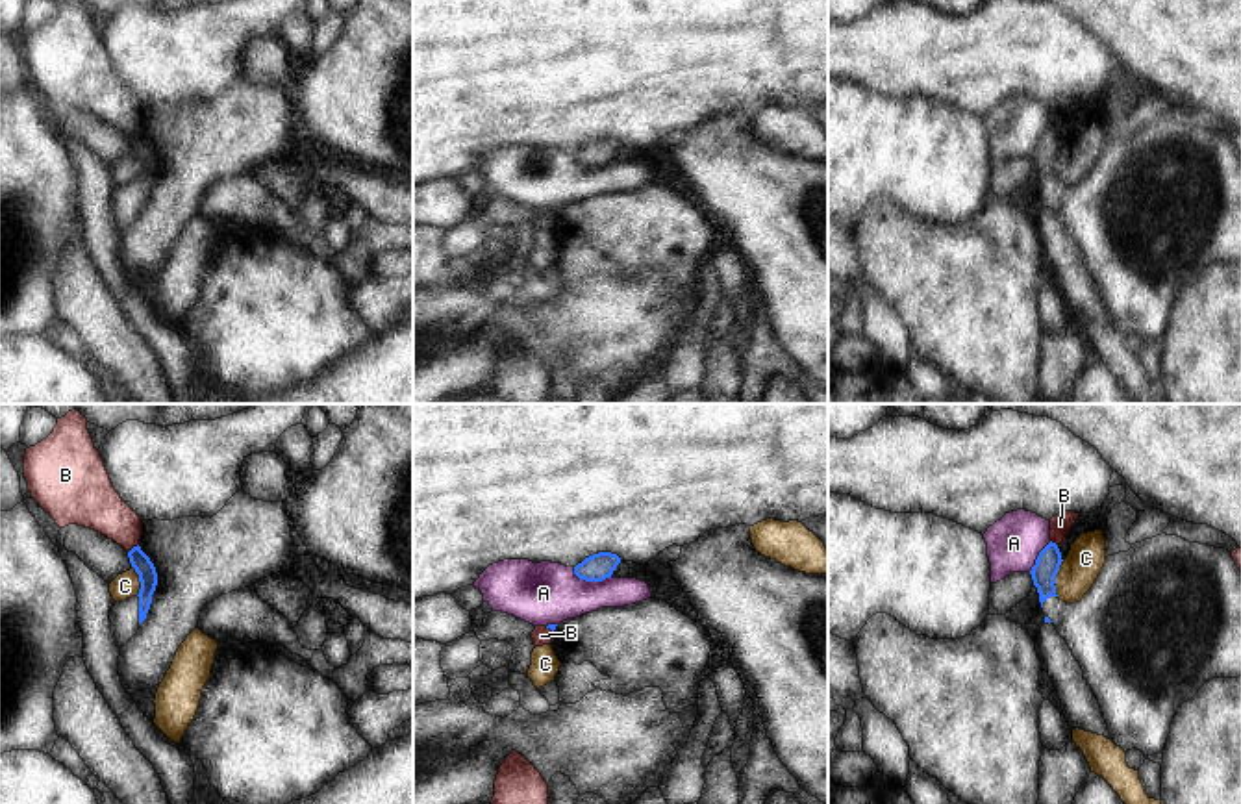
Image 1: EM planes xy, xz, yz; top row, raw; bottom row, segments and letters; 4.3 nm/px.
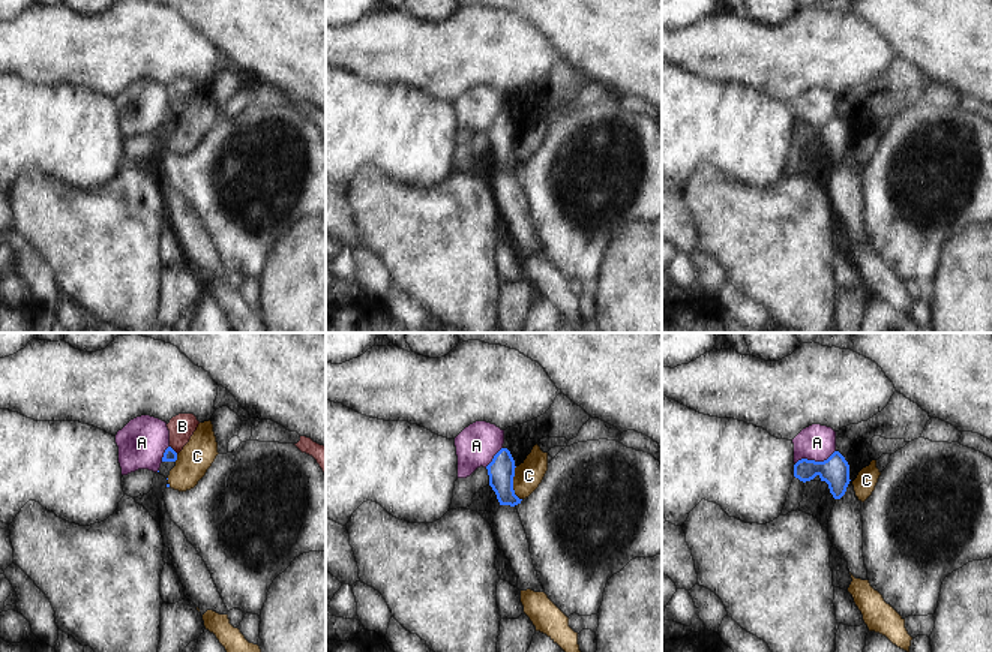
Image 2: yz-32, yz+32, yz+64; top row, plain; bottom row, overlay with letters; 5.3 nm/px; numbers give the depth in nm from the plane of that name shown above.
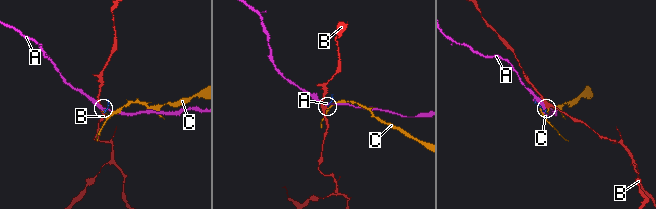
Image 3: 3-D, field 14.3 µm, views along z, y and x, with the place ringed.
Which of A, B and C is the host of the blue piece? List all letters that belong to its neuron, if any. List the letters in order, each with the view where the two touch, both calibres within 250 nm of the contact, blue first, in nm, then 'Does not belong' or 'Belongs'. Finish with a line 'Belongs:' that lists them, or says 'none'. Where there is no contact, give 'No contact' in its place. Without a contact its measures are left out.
A: Touches blue in xz. Thickness 120 nm (blue) against 280 nm. Does not belong
B: Touches blue in xy. Thickness 80 nm (blue) against 220 nm. Does not belong
C: Touches blue in yz. Thickness 110 nm (blue) against 160 nm. Does not belong
Belongs: none.

